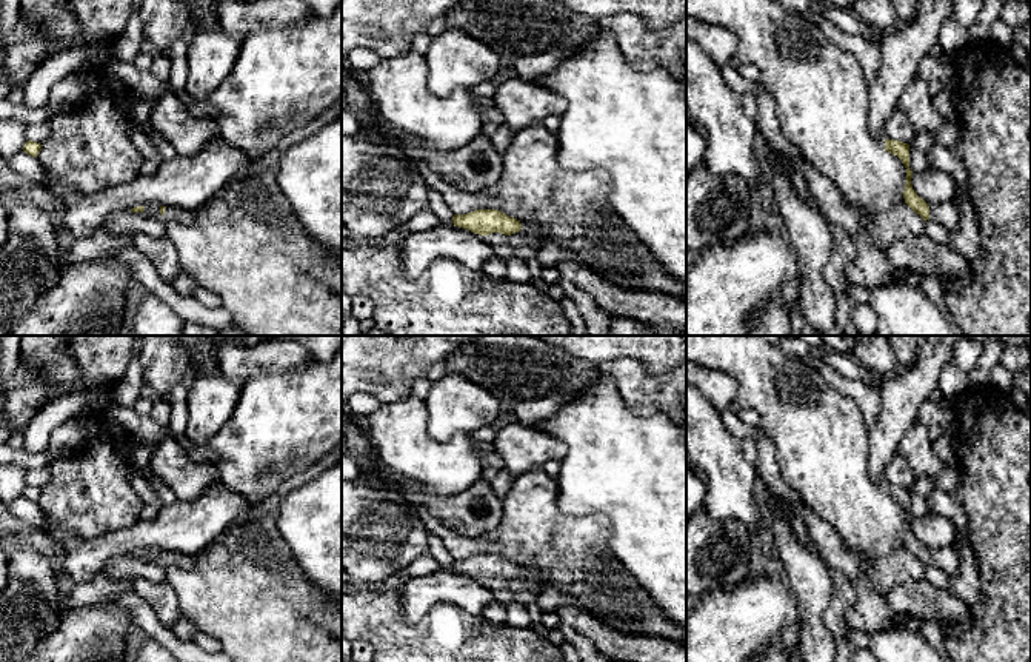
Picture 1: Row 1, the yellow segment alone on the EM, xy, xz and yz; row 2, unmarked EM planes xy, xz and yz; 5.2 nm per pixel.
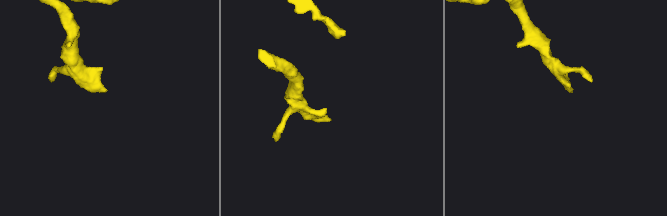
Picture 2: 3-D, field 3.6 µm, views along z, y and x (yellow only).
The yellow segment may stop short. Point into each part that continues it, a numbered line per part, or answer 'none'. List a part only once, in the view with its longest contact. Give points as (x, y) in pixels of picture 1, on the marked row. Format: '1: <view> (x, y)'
1: xz (507, 247)

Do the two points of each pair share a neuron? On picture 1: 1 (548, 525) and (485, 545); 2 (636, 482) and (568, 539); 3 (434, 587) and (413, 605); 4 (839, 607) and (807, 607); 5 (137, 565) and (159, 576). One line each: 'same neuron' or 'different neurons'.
1: same neuron
2: different neurons
3: same neuron
4: different neurons
5: same neuron

